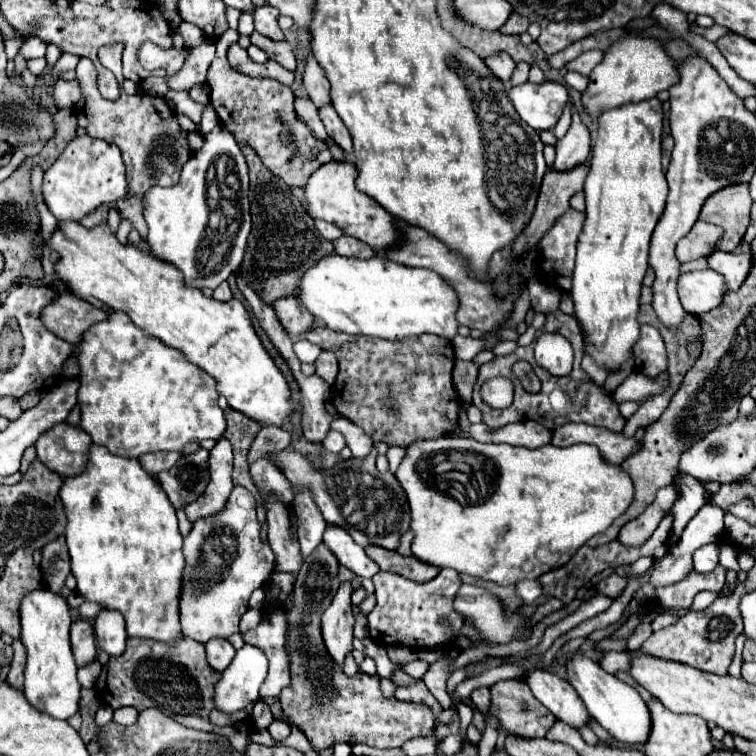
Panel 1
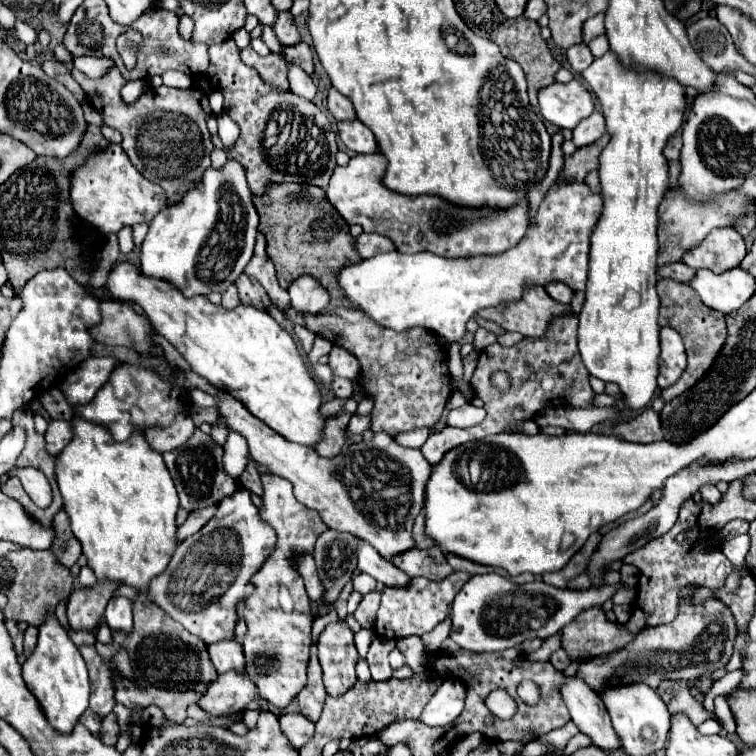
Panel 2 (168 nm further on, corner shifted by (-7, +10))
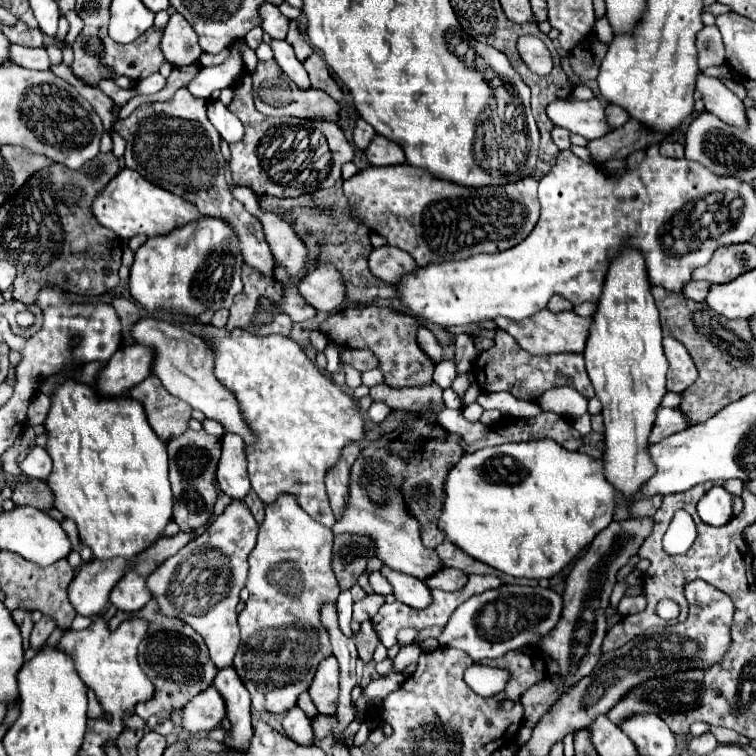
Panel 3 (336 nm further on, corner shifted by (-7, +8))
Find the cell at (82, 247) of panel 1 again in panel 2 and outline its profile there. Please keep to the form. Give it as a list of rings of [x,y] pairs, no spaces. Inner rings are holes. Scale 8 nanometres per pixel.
[[[128,260],[110,268],[104,288],[114,300],[138,304],[152,328],[186,358],[194,372],[240,400],[286,440],[304,446],[314,446],[320,440],[324,426],[320,390],[304,366],[292,336],[266,310],[240,304],[226,312],[226,308],[212,304],[206,296],[186,298],[168,280],[154,280]]]

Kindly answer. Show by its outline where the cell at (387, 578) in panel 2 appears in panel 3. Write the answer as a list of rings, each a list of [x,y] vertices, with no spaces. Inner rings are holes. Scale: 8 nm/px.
[[[388,566],[382,568],[382,574],[394,586],[394,596],[398,602],[404,602],[416,610],[424,610],[426,606],[430,606],[430,588],[420,578],[390,570]]]

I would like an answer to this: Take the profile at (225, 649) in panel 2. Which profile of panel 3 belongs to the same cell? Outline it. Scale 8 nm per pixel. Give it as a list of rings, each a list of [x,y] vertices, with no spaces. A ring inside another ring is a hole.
[[[234,668],[218,670],[214,678],[214,688],[226,698],[226,718],[230,720],[230,730],[226,730],[224,746],[232,750],[248,750],[250,738],[252,738],[252,726],[250,726],[250,694],[240,682]]]

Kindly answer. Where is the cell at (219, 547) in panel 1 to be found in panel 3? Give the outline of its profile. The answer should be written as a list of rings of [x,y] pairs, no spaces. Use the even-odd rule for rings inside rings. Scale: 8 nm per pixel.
[[[232,502],[200,538],[190,540],[182,550],[178,550],[178,554],[170,556],[148,576],[148,588],[158,600],[160,610],[166,616],[188,622],[202,634],[218,670],[222,666],[232,666],[240,644],[236,604],[240,602],[240,590],[246,584],[248,554],[256,544],[256,534],[258,524],[246,504]]]

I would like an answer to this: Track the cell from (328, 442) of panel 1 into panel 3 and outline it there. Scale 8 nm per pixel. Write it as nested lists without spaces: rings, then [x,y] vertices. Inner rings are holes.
[[[374,402],[372,406],[370,406],[370,410],[368,410],[368,416],[370,416],[370,420],[372,422],[376,422],[376,424],[380,424],[380,422],[384,422],[388,416],[390,416],[390,406],[386,406],[384,402]]]

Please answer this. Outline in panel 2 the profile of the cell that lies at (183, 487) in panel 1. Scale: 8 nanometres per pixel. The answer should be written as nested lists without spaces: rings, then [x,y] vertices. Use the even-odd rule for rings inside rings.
[[[196,430],[182,448],[176,448],[174,452],[166,452],[162,456],[164,456],[166,468],[176,484],[176,490],[180,496],[180,506],[188,512],[218,504],[222,498],[230,496],[238,488],[236,480],[230,480],[230,476],[226,476],[226,470],[222,468],[222,448],[216,446],[214,440],[208,434],[204,434],[202,430]]]

